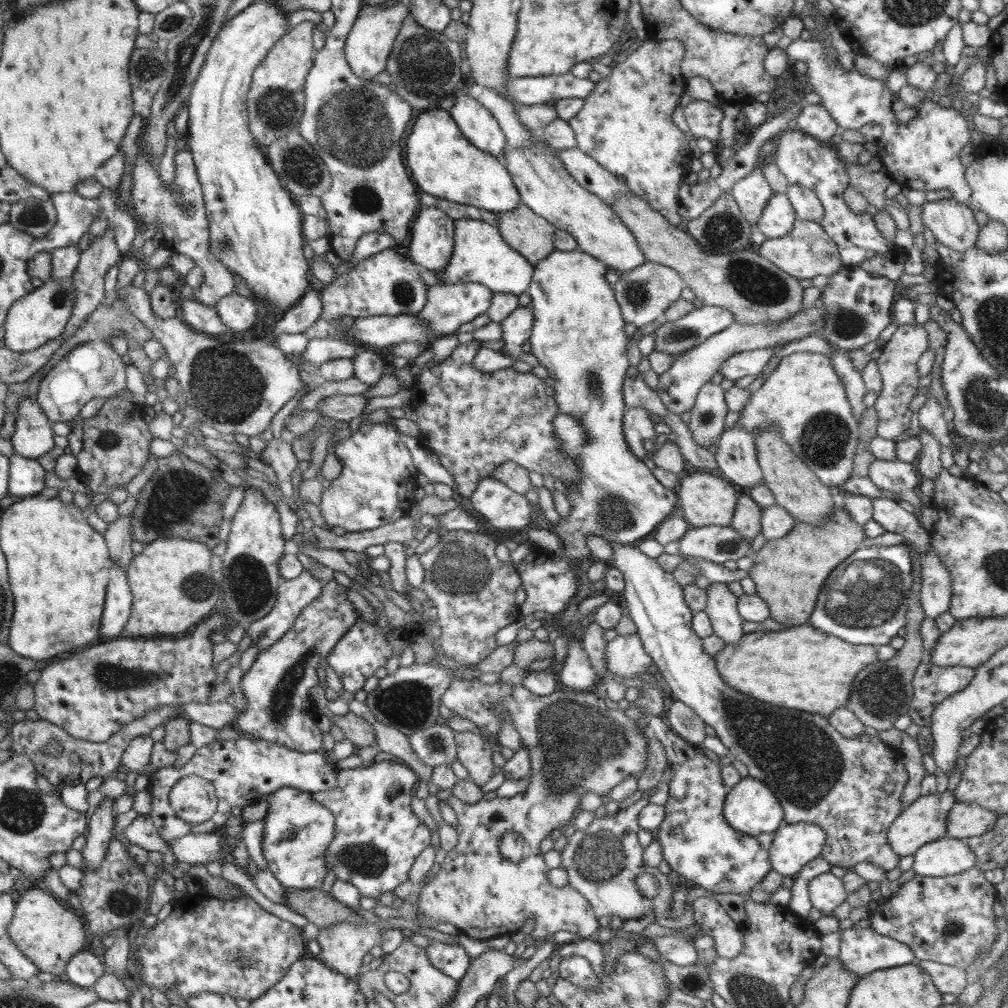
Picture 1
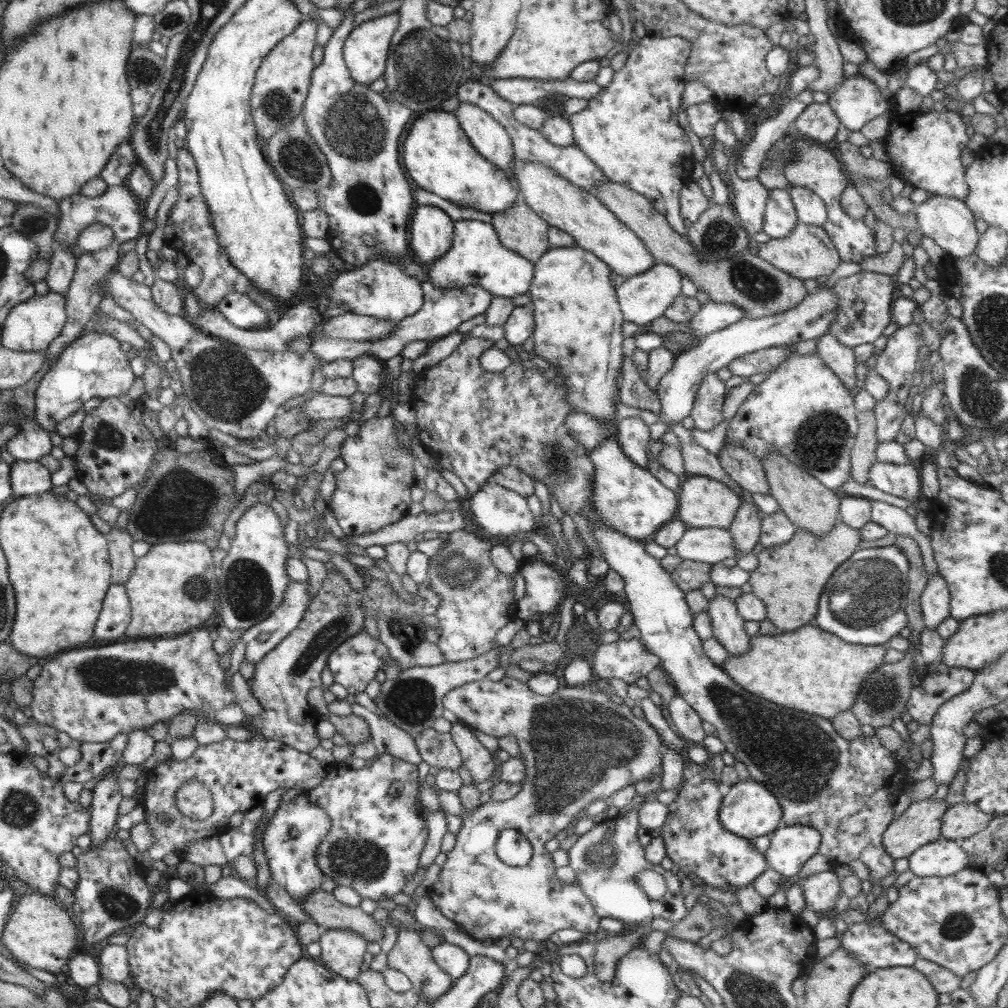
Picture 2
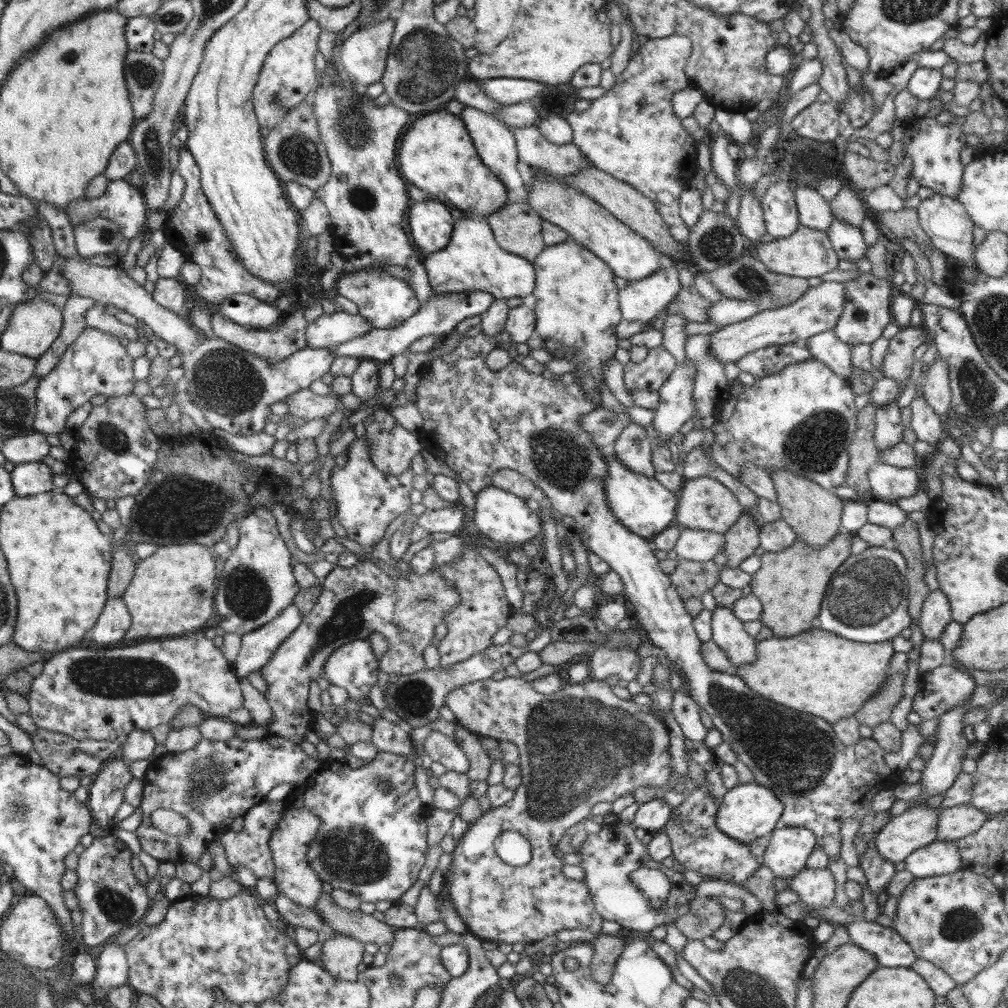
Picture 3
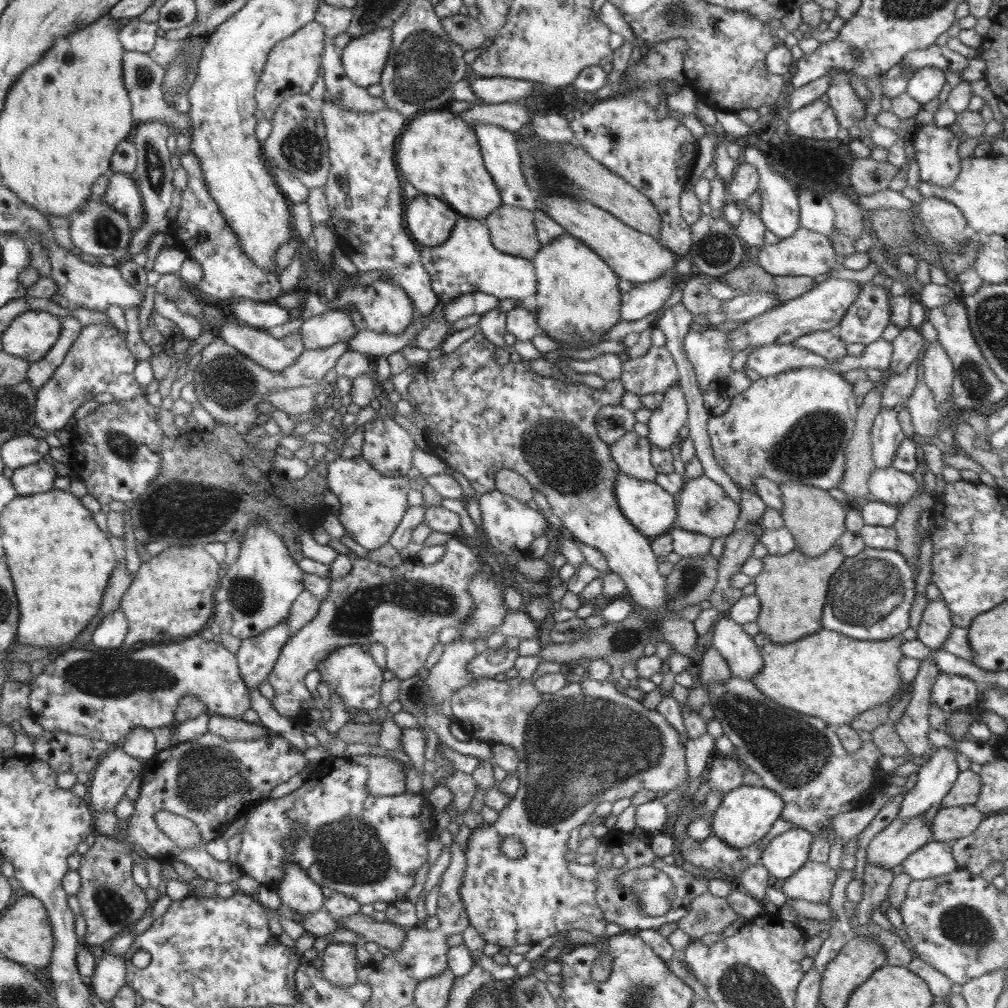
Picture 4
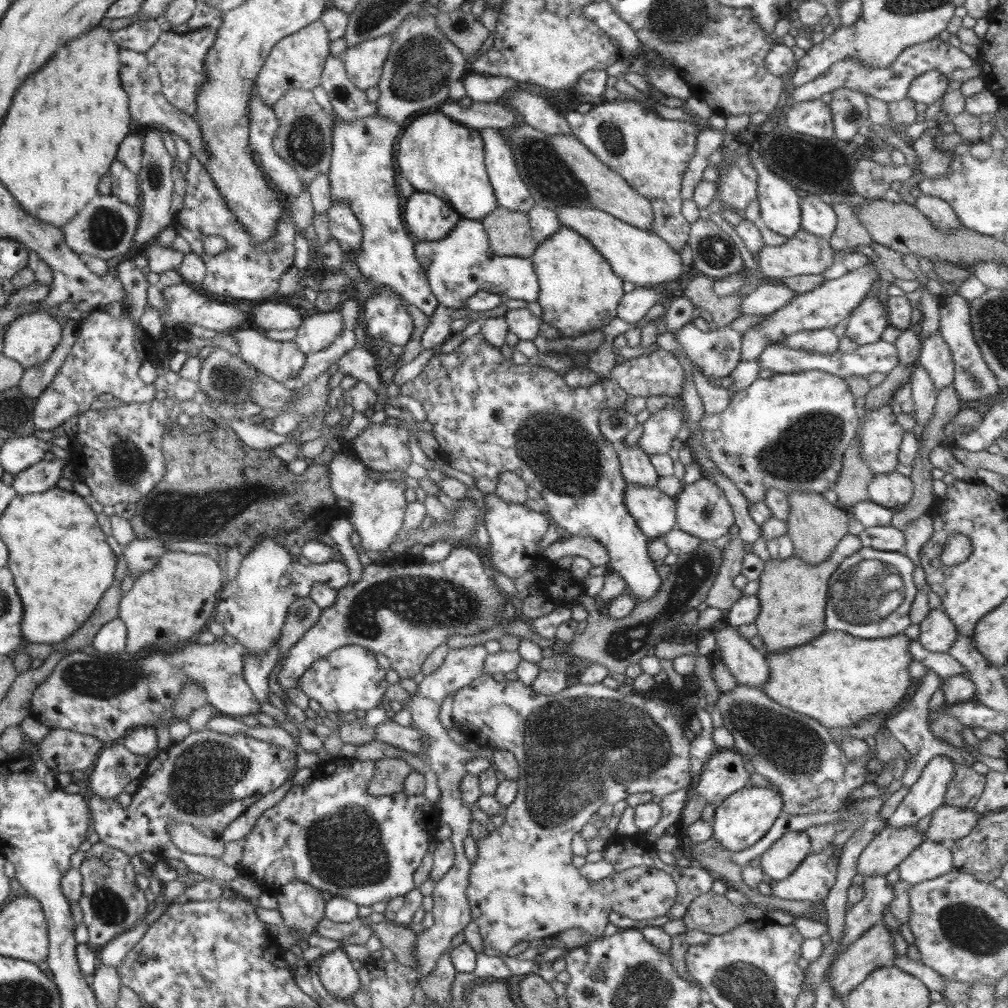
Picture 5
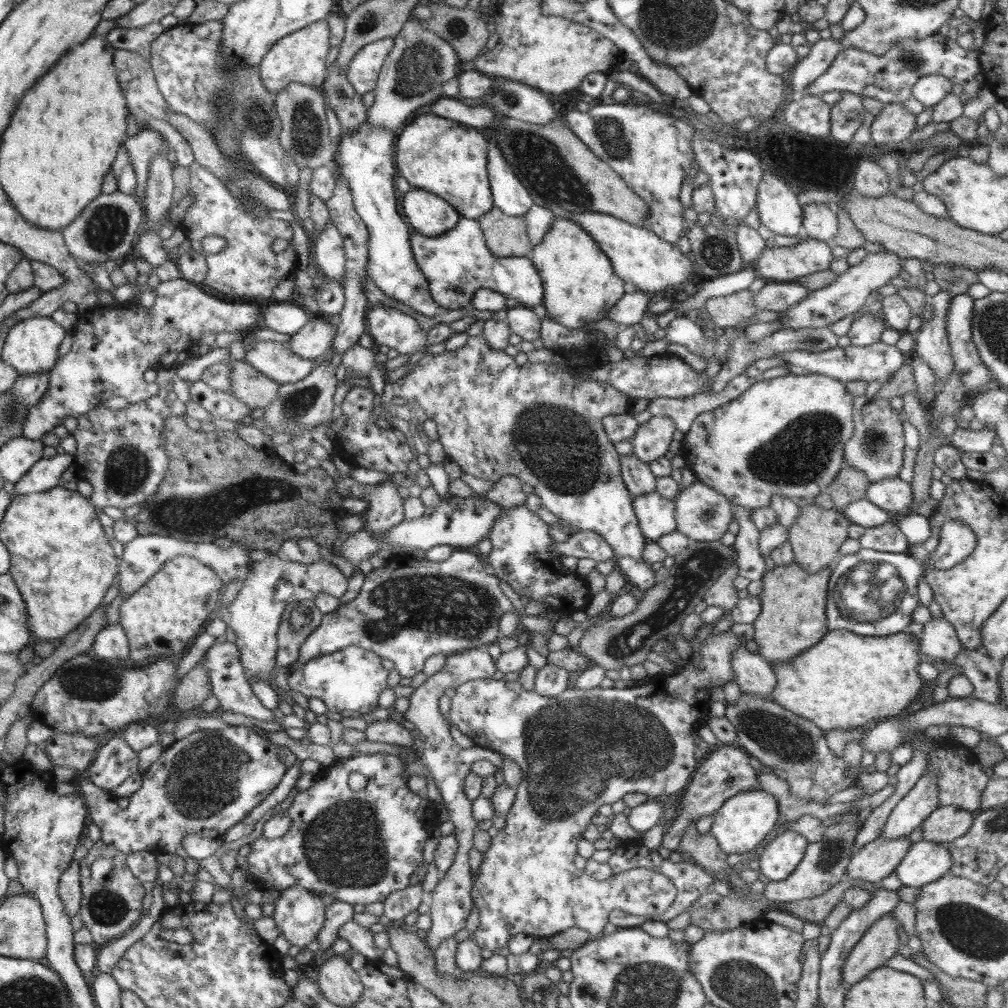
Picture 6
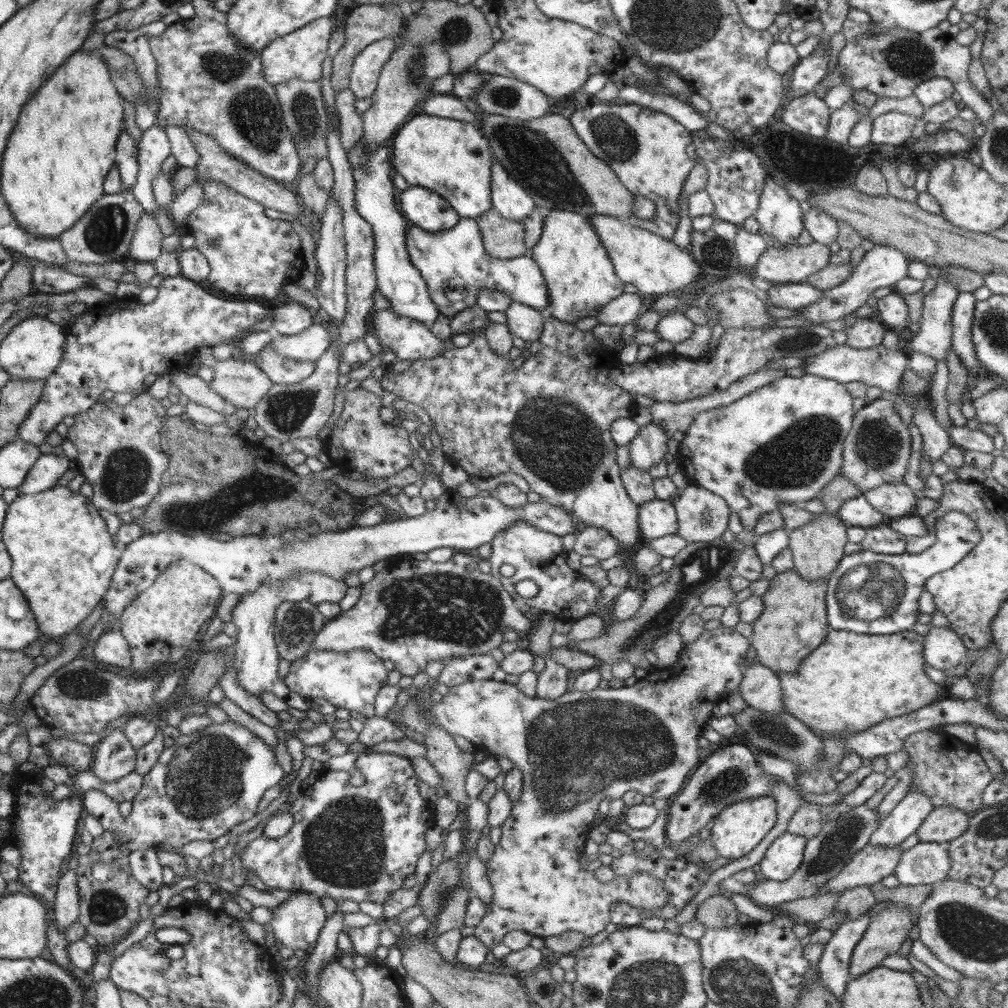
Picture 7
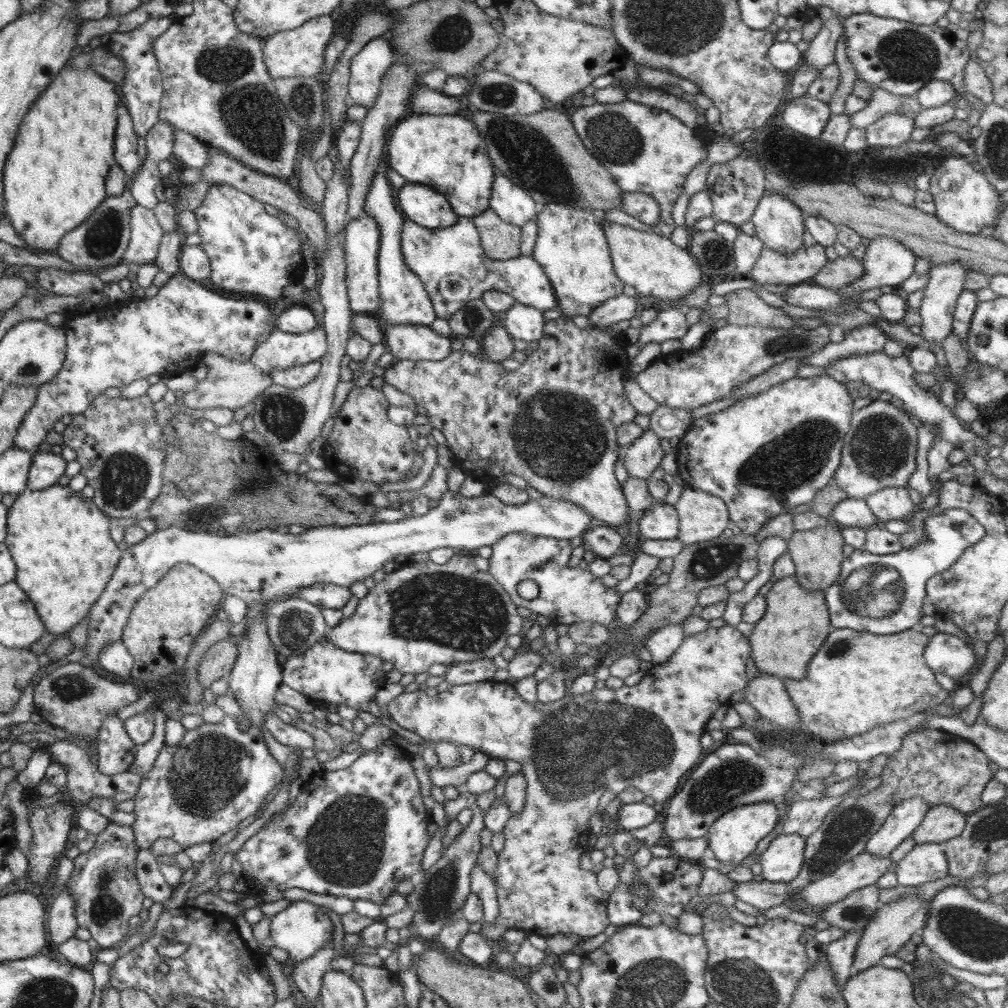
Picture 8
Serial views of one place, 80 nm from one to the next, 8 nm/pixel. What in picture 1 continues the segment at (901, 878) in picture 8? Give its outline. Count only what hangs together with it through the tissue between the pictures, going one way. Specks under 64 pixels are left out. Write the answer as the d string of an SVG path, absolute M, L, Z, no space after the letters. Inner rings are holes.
M948 836L924 844L913 855L911 869L916 875L950 876L977 866L976 855L964 840Z

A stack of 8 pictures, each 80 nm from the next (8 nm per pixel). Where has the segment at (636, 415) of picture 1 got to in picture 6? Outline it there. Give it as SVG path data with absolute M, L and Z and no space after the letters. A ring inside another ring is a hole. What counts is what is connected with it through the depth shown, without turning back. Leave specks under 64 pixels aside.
M636 455L621 456L621 477L624 484L628 487L631 492L631 496L635 497L641 494L654 492L656 490L657 478L651 473L649 465L642 462Z

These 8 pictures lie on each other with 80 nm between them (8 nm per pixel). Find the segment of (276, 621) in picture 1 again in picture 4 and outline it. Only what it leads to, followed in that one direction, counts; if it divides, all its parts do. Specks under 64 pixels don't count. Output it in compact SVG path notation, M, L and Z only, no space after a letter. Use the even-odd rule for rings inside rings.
M288 617L252 640L242 641L236 656L242 680L249 688L257 688L267 679L289 639Z

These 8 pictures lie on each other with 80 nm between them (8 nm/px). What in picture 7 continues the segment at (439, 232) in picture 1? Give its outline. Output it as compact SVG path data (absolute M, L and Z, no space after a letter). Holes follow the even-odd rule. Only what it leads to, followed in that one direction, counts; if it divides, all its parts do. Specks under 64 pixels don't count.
M408 187L397 192L398 207L414 226L428 232L452 228L458 221L458 213L439 194L422 188Z

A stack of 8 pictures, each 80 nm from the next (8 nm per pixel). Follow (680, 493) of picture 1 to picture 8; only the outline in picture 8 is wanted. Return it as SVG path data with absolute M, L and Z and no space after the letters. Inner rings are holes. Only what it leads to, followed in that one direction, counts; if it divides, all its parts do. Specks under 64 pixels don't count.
M684 486L673 508L679 517L677 540L683 545L723 537L724 530L732 524L729 510L720 497L688 486Z

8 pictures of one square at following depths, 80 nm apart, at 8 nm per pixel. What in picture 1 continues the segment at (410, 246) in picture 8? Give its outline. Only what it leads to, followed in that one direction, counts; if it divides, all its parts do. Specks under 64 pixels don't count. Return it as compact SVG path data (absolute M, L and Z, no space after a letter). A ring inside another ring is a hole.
M463 217L455 220L452 258L446 270L438 277L440 284L479 282L494 293L510 293L518 297L529 287L533 270L533 264L530 264L516 249L506 244L498 228L484 221Z

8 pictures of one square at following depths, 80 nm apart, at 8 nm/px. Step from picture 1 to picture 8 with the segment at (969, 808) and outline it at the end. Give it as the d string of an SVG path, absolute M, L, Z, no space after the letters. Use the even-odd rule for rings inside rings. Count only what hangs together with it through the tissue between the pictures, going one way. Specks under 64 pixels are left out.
M944 805L929 807L924 820L912 833L916 844L939 843L958 836L966 824L966 815Z

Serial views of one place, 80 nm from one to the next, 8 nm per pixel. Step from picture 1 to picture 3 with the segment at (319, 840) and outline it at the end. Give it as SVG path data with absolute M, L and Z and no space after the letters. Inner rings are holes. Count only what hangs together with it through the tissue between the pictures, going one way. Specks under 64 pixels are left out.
M287 808L276 830L268 840L274 863L274 882L280 892L300 906L313 908L319 901L322 891L322 880L308 864L307 852L309 844L319 834L321 822L316 813L308 809Z

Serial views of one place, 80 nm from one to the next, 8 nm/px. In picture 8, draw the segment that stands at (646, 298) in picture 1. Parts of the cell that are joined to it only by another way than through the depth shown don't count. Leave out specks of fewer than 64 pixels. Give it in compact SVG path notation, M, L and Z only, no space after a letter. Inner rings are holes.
M624 293L600 304L590 315L590 326L607 327L618 322L630 320L636 315L637 301Z

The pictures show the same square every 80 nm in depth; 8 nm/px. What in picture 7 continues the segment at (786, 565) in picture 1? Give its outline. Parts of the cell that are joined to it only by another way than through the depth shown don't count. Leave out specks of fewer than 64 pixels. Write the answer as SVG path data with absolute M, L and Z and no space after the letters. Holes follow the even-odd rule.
M795 570L777 572L770 580L770 587L764 596L763 611L753 622L751 646L757 652L757 661L776 674L798 672L800 663L816 650L826 639L831 629L827 619L825 603L827 584L825 580L808 582L800 578Z

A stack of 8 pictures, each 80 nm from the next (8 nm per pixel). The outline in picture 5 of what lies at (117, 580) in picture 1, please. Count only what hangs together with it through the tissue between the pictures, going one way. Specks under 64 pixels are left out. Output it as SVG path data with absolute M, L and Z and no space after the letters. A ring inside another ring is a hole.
M120 617L105 622L95 634L91 651L112 656L126 653L127 628Z

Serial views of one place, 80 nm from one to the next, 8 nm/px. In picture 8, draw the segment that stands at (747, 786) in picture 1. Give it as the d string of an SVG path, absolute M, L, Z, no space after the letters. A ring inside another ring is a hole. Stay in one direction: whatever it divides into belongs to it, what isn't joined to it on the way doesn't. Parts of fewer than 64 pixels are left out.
M773 801L742 805L727 810L709 828L706 836L709 844L709 854L722 864L738 864L753 854L757 844L774 830L779 819L779 812L776 811L776 803Z

